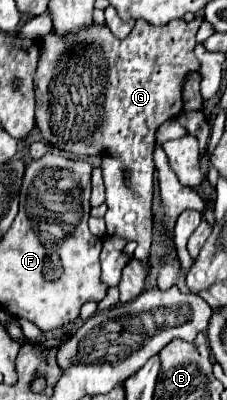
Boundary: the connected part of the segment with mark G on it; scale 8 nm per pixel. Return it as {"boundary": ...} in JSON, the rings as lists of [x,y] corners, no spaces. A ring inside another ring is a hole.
{"boundary":[[[195,16],[191,22],[173,20],[165,26],[153,26],[145,20],[137,20],[131,34],[123,40],[115,38],[107,24],[93,22],[89,30],[81,30],[81,34],[69,34],[69,38],[57,38],[53,32],[41,38],[41,56],[35,72],[35,126],[39,128],[45,142],[63,152],[101,156],[101,172],[109,206],[105,214],[107,234],[121,236],[127,242],[135,240],[139,246],[133,256],[139,262],[147,262],[151,248],[155,132],[163,122],[177,118],[183,110],[183,80],[201,66],[193,54],[195,34],[201,22],[203,16]]]}

